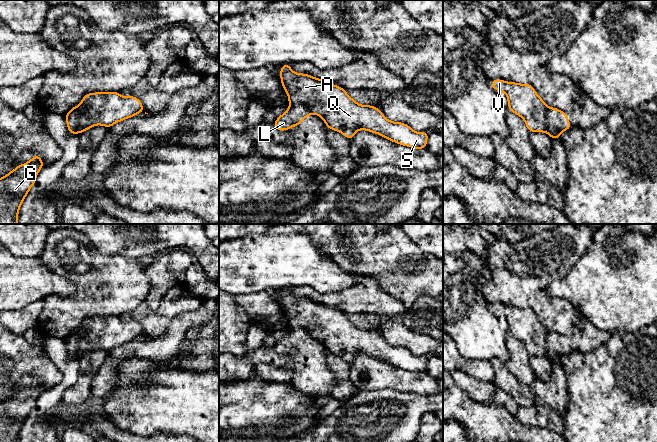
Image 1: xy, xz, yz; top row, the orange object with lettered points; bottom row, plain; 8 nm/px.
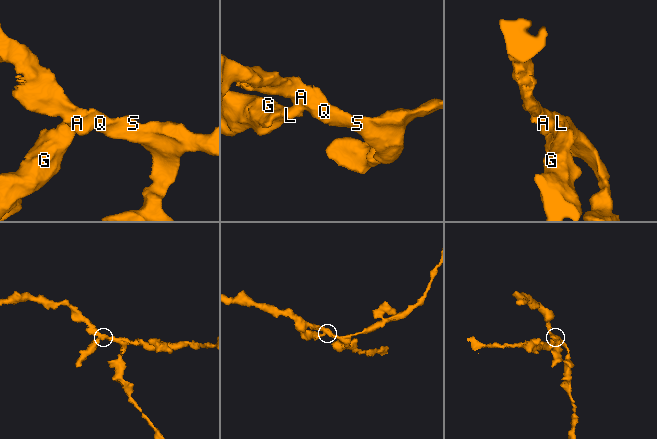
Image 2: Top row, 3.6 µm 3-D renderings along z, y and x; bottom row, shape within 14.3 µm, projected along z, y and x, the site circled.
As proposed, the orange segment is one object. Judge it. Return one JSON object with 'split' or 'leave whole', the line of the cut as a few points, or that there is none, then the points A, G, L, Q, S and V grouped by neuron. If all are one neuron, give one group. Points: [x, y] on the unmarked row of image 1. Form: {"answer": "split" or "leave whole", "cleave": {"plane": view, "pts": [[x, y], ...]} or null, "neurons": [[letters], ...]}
{"answer": "split", "cleave": {"plane": "xy", "pts": [[77, 333], [78, 356]]}, "neurons": [["A", "Q", "S", "V"], ["G", "L"]]}

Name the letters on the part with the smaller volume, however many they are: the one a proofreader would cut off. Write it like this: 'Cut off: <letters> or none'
Cut off: G, L

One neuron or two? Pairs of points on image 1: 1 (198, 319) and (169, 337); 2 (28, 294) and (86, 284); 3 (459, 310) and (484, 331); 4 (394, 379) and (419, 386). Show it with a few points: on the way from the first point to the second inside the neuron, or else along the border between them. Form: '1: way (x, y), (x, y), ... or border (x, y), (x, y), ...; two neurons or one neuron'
1: way (191, 319), (186, 320), (176, 330); one neuron
2: border (55, 273), (66, 277), (75, 286), (76, 292); two neurons
3: way (465, 316), (478, 329); one neuron
4: way (400, 380), (413, 382); one neuron

